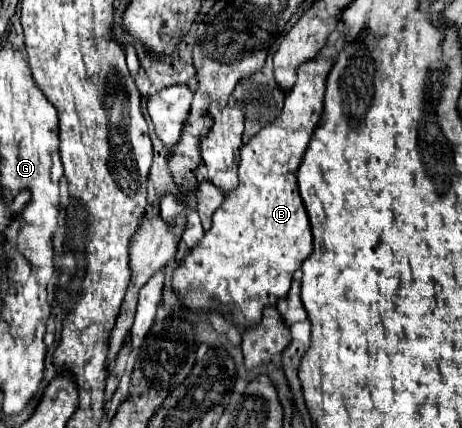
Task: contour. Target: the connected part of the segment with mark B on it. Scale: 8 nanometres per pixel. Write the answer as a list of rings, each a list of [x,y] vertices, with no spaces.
[[[317,55],[311,61],[305,61],[297,69],[297,83],[285,97],[285,107],[279,117],[263,127],[255,137],[249,139],[239,151],[239,185],[235,191],[225,195],[223,205],[213,213],[213,227],[205,233],[203,241],[191,249],[179,269],[173,273],[173,289],[175,293],[191,307],[199,309],[199,305],[209,305],[215,311],[215,303],[229,305],[231,321],[243,323],[245,327],[261,321],[261,311],[267,305],[275,305],[279,297],[285,297],[291,287],[293,273],[301,267],[301,263],[313,251],[313,235],[309,217],[299,197],[297,187],[297,169],[301,165],[305,147],[321,119],[323,111],[323,93],[327,73],[335,59]]]

